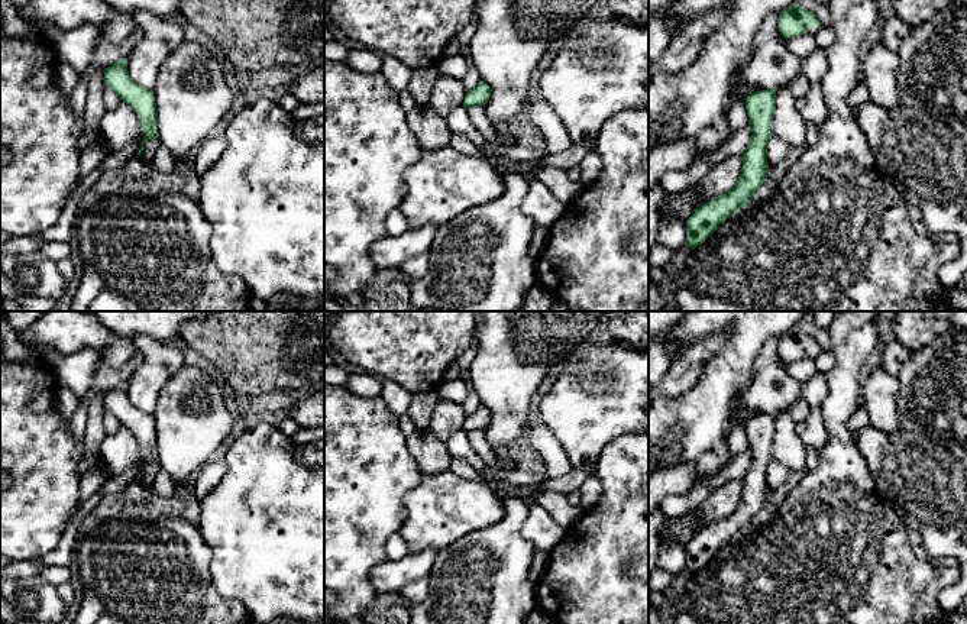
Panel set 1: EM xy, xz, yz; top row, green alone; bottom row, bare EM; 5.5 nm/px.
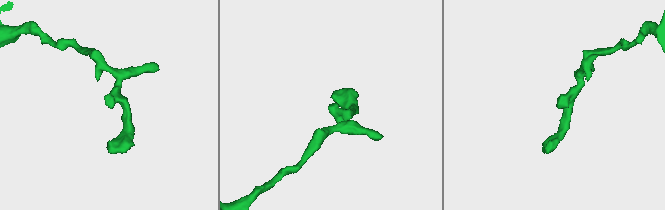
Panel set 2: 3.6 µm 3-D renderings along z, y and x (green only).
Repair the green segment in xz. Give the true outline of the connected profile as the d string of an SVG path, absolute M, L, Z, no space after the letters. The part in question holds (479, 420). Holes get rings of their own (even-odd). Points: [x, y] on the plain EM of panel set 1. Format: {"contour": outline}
{"contour": "M481 404L473 414L466 417L462 430L466 433L476 431L476 430L485 430L489 421L491 421L491 411L488 410L488 407Z"}

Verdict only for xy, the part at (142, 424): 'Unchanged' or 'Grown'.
Unchanged

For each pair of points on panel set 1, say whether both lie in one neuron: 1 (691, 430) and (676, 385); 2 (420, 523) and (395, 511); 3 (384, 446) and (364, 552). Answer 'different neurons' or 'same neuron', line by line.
1: different neurons
2: different neurons
3: same neuron

